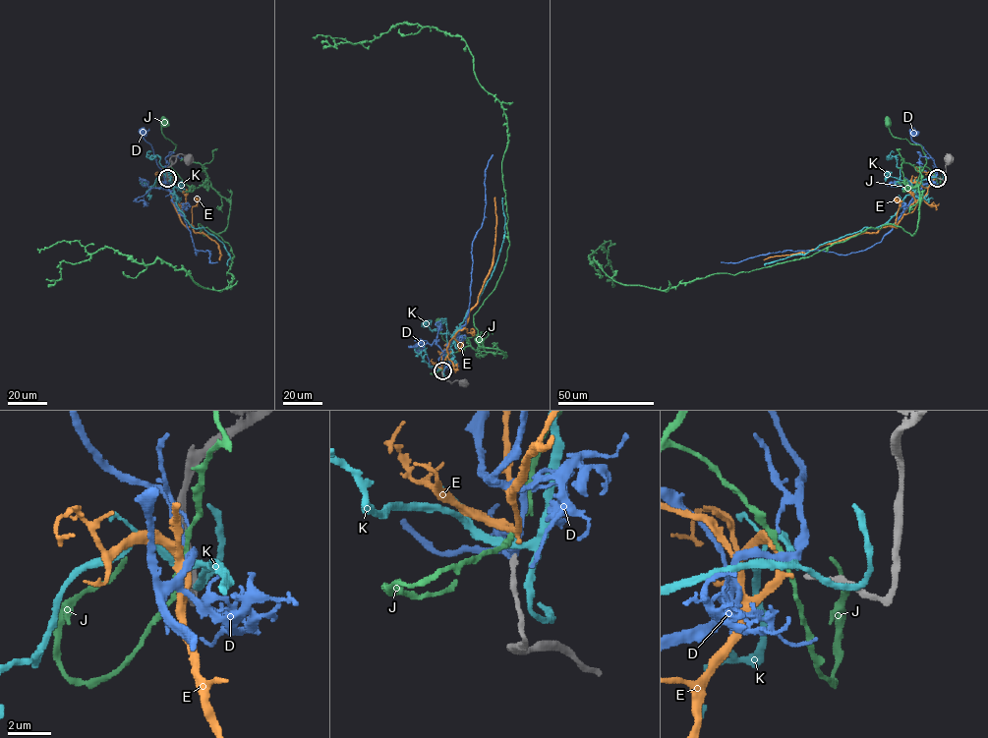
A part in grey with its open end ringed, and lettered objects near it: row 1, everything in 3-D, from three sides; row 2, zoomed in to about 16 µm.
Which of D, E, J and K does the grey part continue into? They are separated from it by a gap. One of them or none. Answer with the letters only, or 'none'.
E

